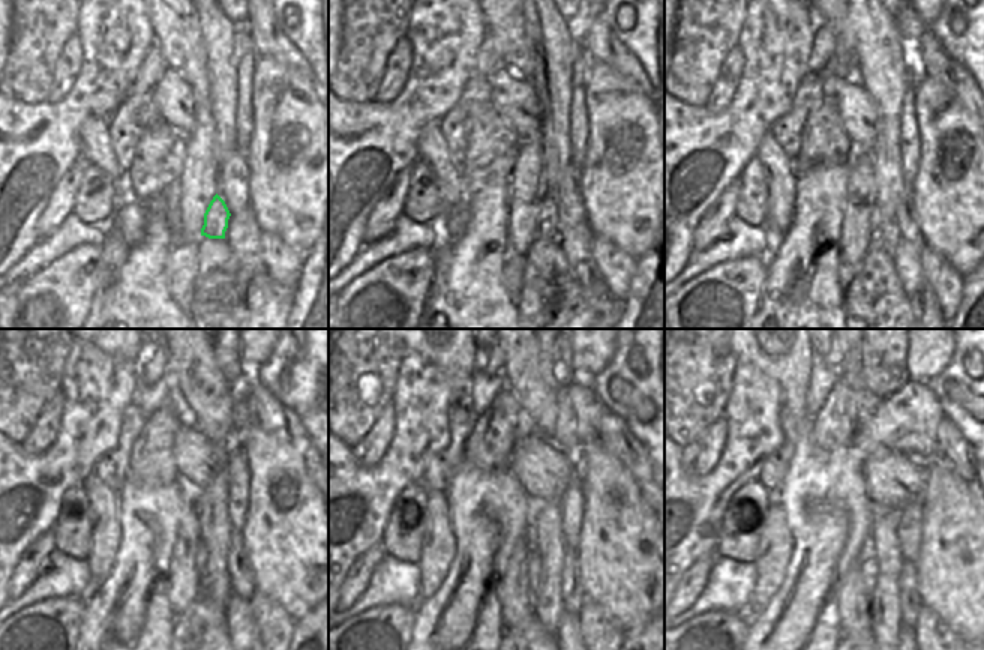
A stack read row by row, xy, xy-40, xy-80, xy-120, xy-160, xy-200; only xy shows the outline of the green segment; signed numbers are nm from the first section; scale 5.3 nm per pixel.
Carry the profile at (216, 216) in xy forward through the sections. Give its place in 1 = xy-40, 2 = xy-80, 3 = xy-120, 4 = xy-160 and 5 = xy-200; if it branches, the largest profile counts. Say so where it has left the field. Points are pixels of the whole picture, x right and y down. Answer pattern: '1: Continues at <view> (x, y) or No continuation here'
1: Continues at xy-40 (548, 225)
2: Continues at xy-80 (878, 227)
3: Continues at xy-120 (201, 556)
4: Continues at xy-160 (534, 559)
5: Continues at xy-200 (869, 568)

